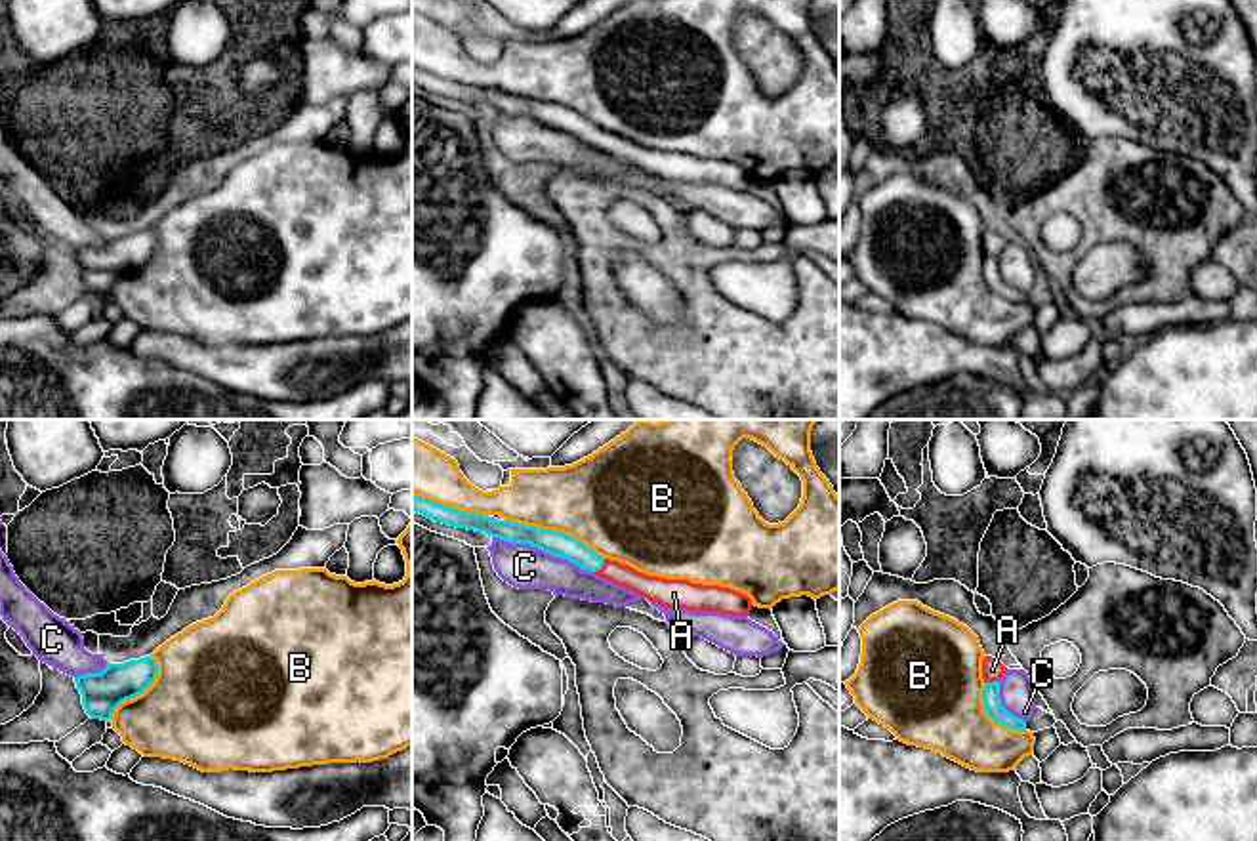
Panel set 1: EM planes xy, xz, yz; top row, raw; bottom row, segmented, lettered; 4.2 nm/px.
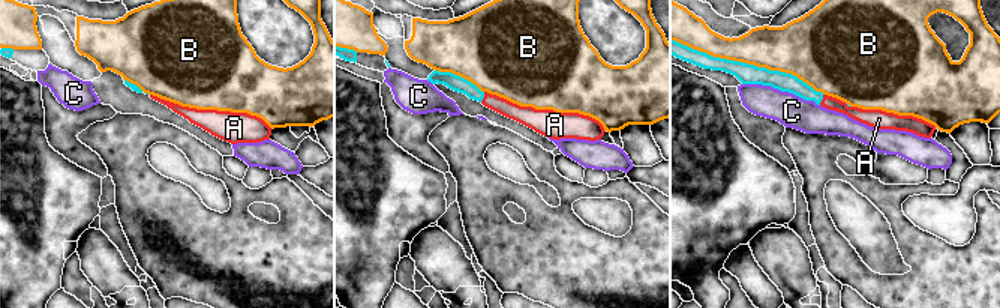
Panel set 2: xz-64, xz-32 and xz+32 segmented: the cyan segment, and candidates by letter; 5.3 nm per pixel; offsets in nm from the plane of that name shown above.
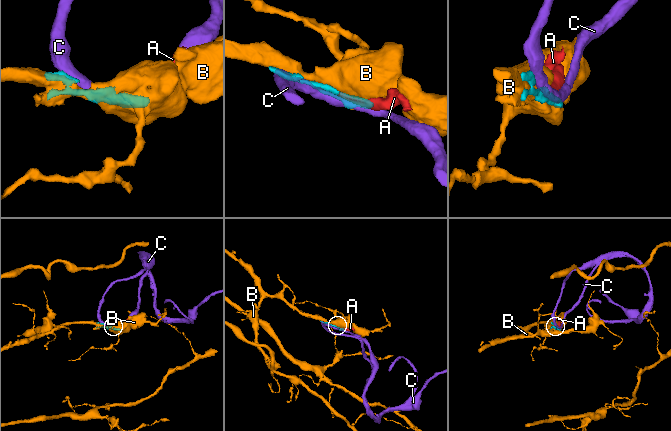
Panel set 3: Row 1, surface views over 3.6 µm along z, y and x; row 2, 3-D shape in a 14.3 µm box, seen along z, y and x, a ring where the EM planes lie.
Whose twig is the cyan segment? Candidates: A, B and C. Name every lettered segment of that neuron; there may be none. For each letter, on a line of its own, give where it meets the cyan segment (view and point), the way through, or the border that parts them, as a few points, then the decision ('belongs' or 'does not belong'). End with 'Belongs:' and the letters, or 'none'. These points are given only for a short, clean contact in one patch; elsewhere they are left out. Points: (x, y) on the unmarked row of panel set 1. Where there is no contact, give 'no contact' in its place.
A: meets cyan in xz at (601, 140); belongs
B: meets cyan in xz at (556, 103); does not belong
C: meets cyan in xz at (544, 123); does not belong
Belongs: A

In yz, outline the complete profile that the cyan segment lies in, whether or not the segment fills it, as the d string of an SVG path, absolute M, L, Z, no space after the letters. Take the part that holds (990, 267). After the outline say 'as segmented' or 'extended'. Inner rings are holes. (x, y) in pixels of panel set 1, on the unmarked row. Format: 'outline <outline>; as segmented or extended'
outline M986 229L982 233L982 252L984 252L984 263L982 263L982 275L984 275L984 284L986 288L1007 299L1013 303L1026 303L1026 294L1011 288L999 273L999 252L1003 250L1003 246L1007 244L1007 240L998 235L992 229Z; extended

